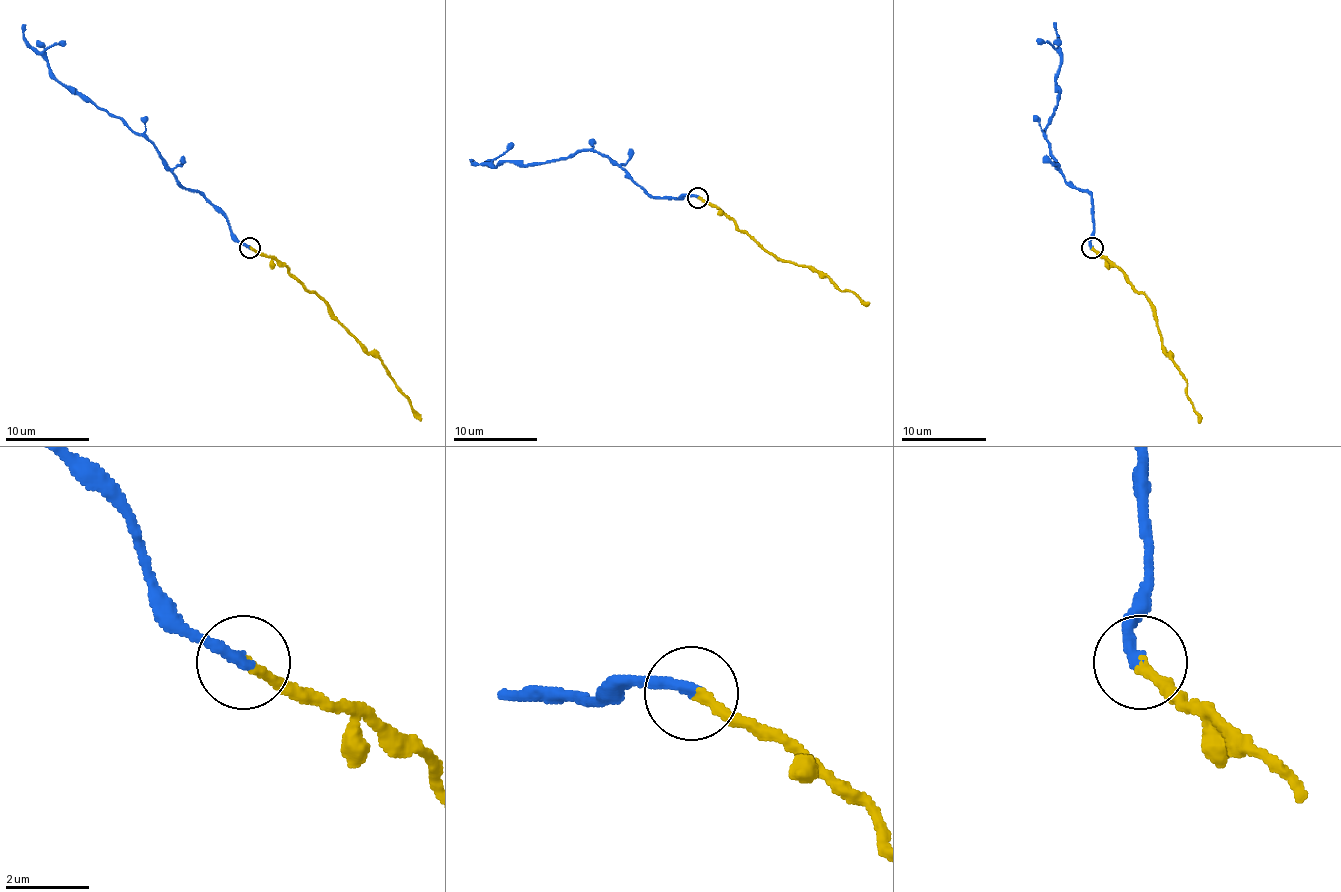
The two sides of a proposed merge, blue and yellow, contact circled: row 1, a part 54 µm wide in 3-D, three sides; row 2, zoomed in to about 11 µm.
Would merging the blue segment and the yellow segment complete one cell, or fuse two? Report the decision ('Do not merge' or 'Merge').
Merge

